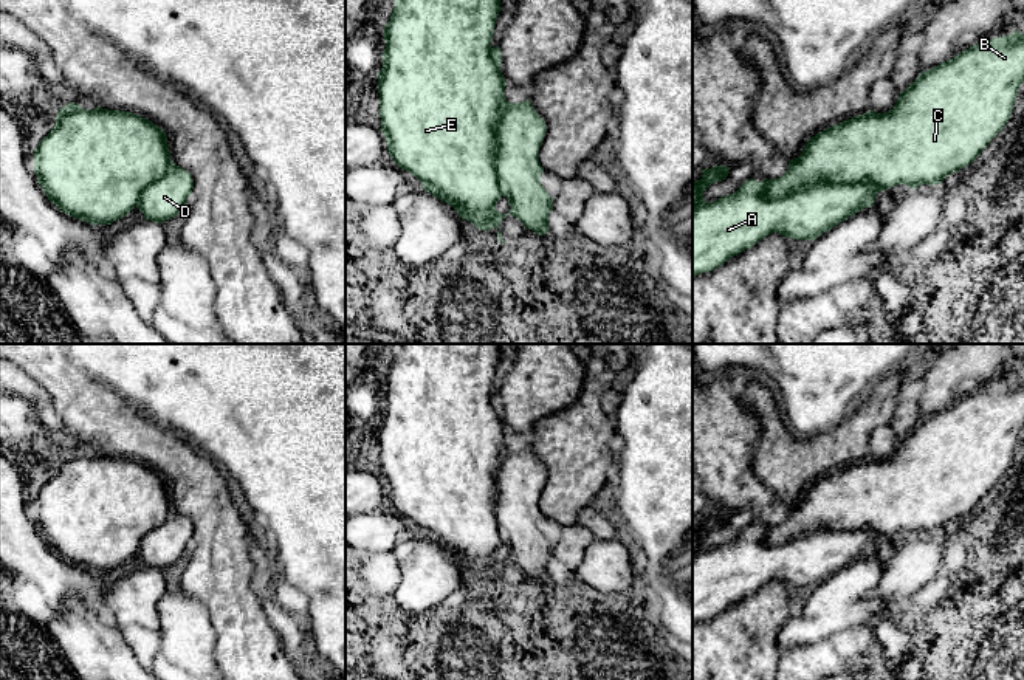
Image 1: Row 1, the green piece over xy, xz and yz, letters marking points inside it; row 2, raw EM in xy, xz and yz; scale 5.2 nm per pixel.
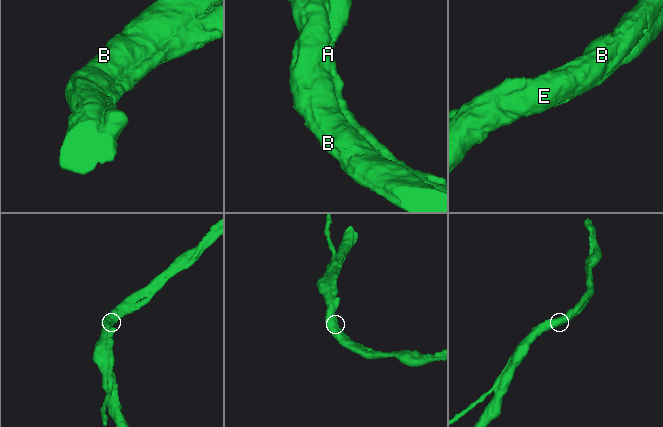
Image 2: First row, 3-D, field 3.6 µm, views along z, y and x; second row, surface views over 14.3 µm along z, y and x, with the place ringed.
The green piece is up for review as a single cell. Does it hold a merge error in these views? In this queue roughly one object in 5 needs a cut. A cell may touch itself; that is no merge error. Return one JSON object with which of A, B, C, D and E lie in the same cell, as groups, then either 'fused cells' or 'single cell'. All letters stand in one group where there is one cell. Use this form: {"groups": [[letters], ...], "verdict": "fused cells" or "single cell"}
{"groups": [["A", "B", "C", "D", "E"]], "verdict": "single cell"}

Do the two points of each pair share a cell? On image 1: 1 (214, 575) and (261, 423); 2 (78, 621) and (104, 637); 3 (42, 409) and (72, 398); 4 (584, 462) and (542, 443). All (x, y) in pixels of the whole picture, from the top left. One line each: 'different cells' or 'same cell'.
1: different cells
2: same cell
3: different cells
4: same cell

